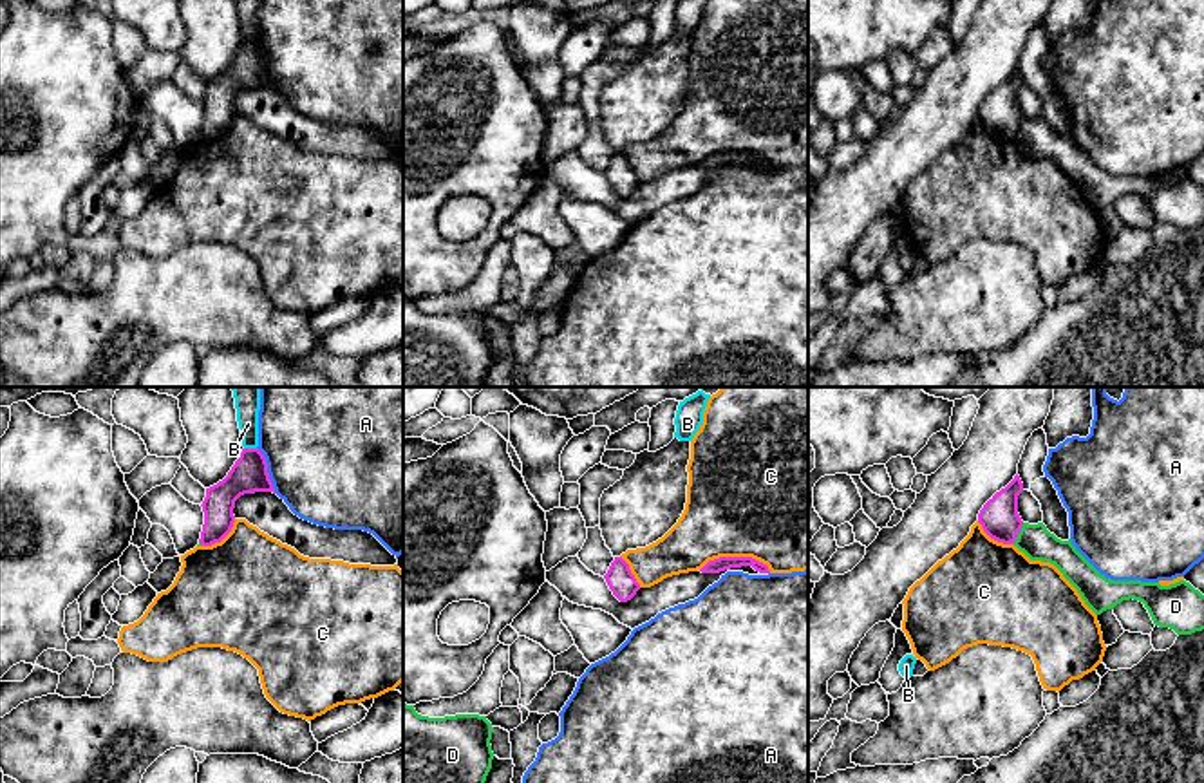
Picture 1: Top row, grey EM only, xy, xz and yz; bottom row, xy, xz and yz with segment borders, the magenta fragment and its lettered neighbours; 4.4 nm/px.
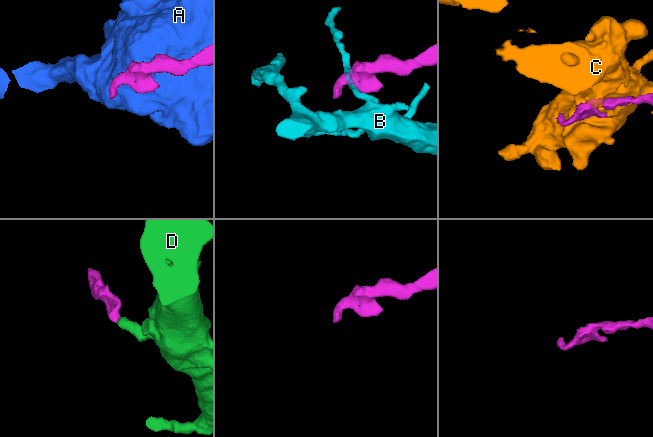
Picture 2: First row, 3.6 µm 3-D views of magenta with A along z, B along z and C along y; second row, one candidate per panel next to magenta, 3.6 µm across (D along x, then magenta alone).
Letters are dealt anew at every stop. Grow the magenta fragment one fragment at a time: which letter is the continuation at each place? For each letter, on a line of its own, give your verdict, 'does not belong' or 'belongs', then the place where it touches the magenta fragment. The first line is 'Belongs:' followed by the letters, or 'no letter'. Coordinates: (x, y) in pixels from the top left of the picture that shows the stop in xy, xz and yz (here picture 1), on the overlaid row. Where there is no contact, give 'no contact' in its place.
Belongs: no letter
A: does not belong | xy (266, 471)
B: does not belong | xy (250, 449)
C: does not belong | xz (736, 557)
D: does not belong | yz (1018, 532)

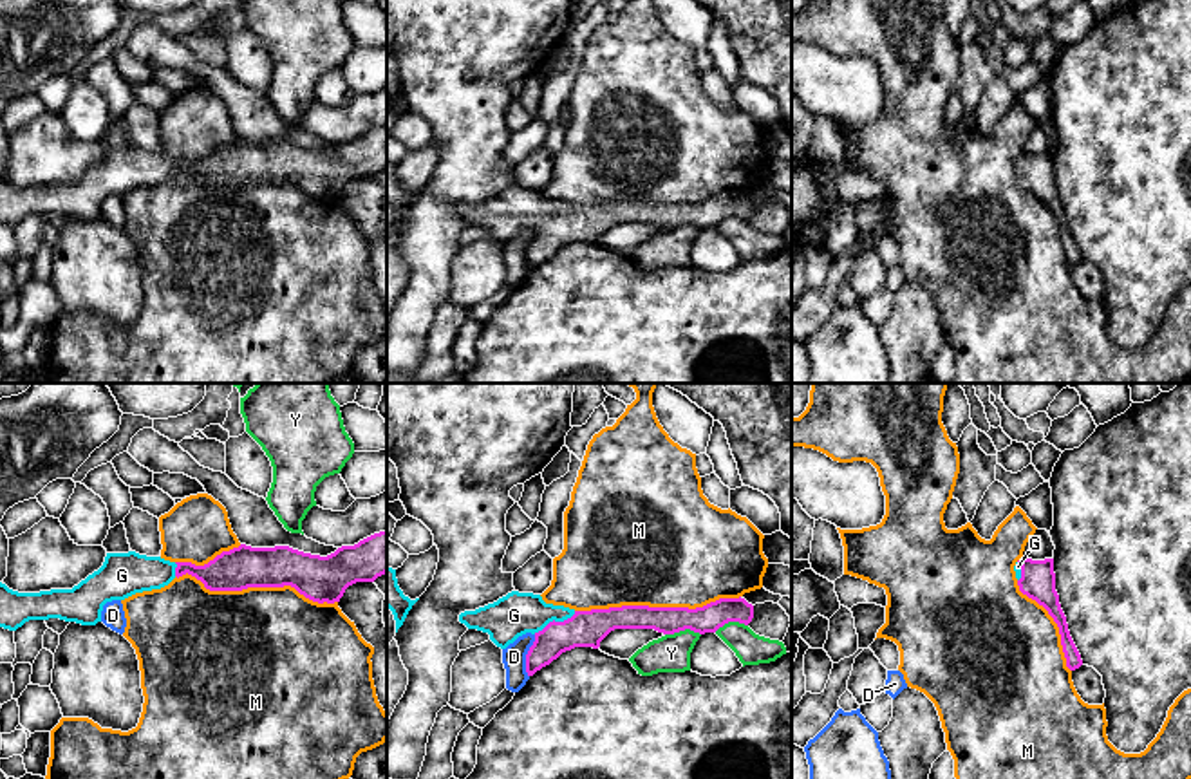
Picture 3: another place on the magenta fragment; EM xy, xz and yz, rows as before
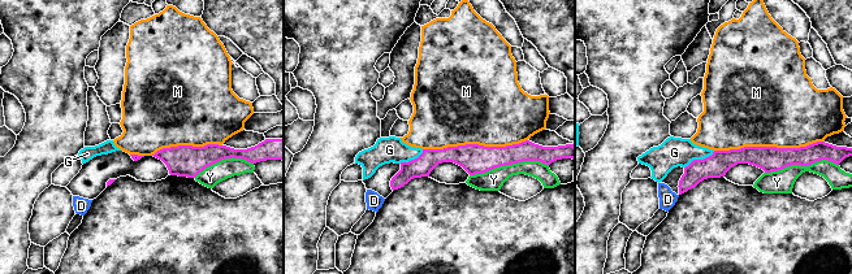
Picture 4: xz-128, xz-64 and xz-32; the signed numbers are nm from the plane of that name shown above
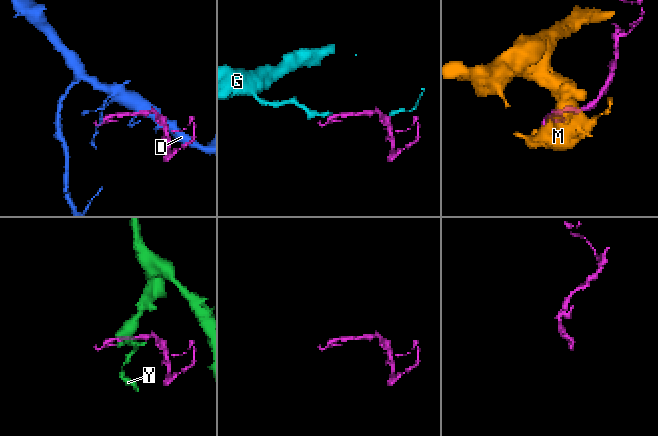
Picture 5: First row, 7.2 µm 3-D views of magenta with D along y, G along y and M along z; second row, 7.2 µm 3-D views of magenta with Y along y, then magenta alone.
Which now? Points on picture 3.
Belongs: G
D: does not belong | xz (526, 656)
G: belongs | xz (553, 620)
M: does not belong | xz (656, 608)
Y: does not belong | xz (682, 629)

